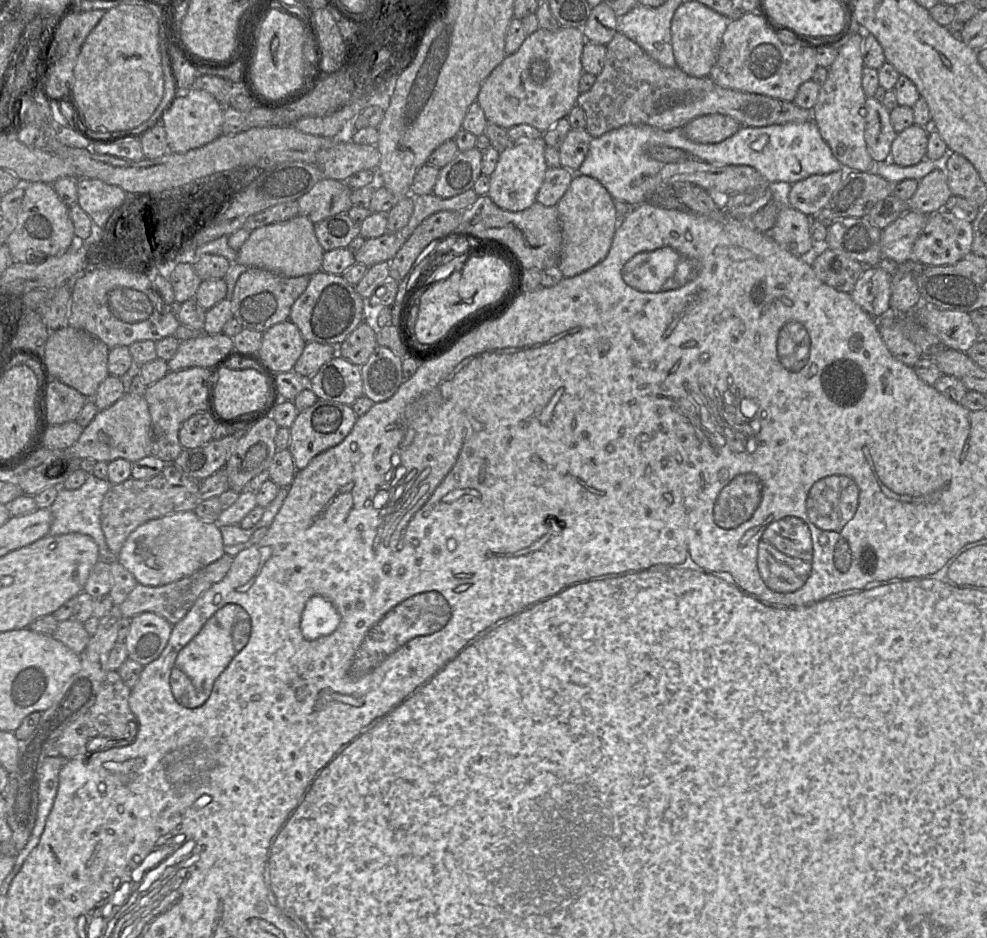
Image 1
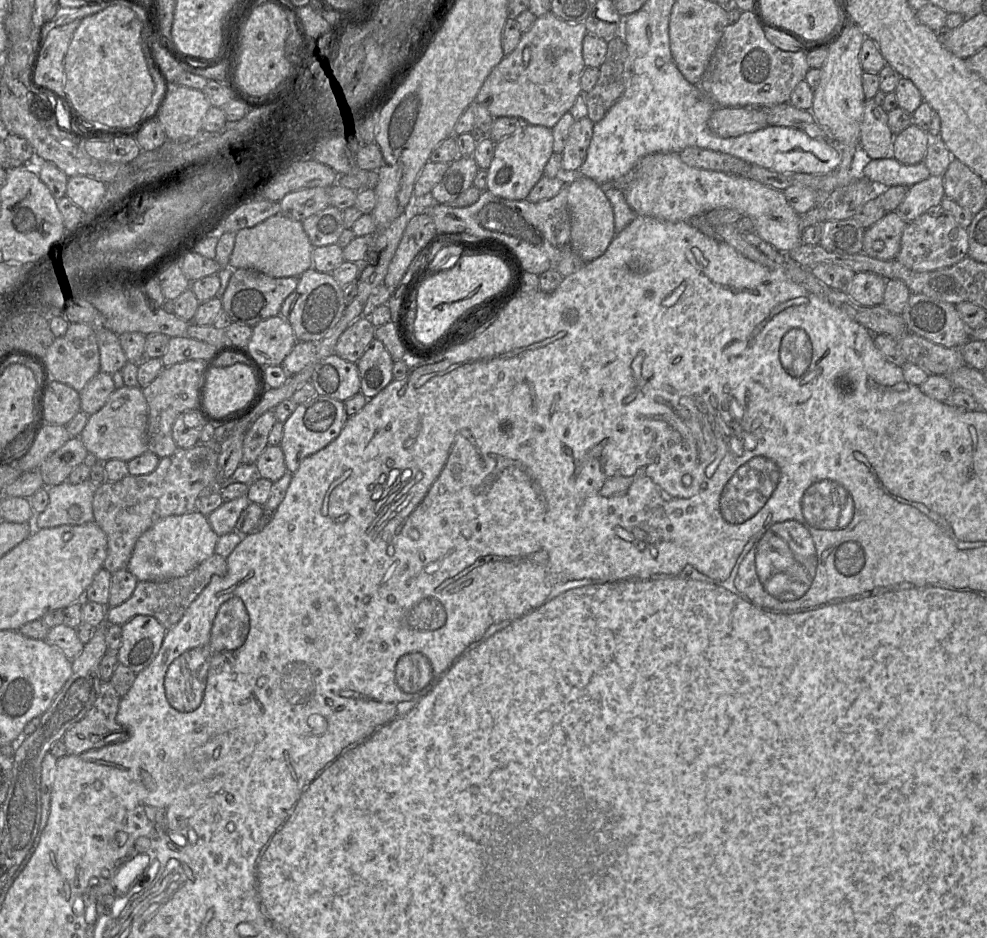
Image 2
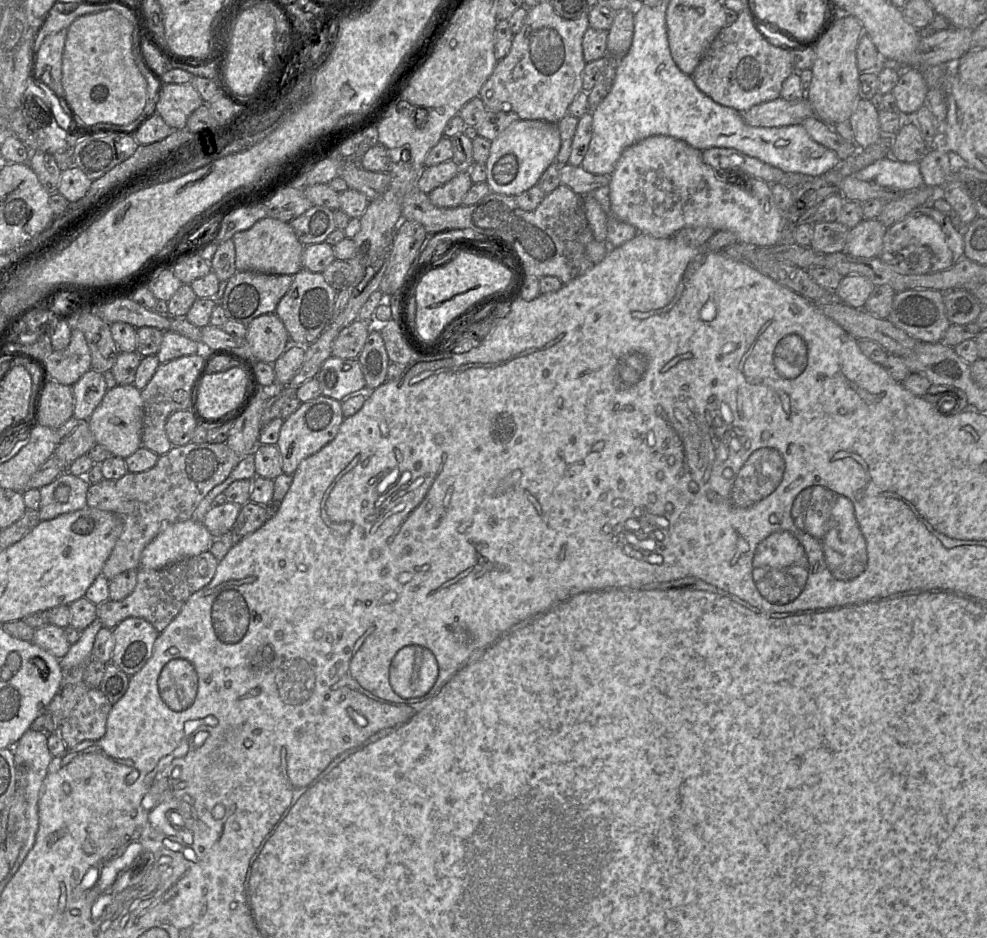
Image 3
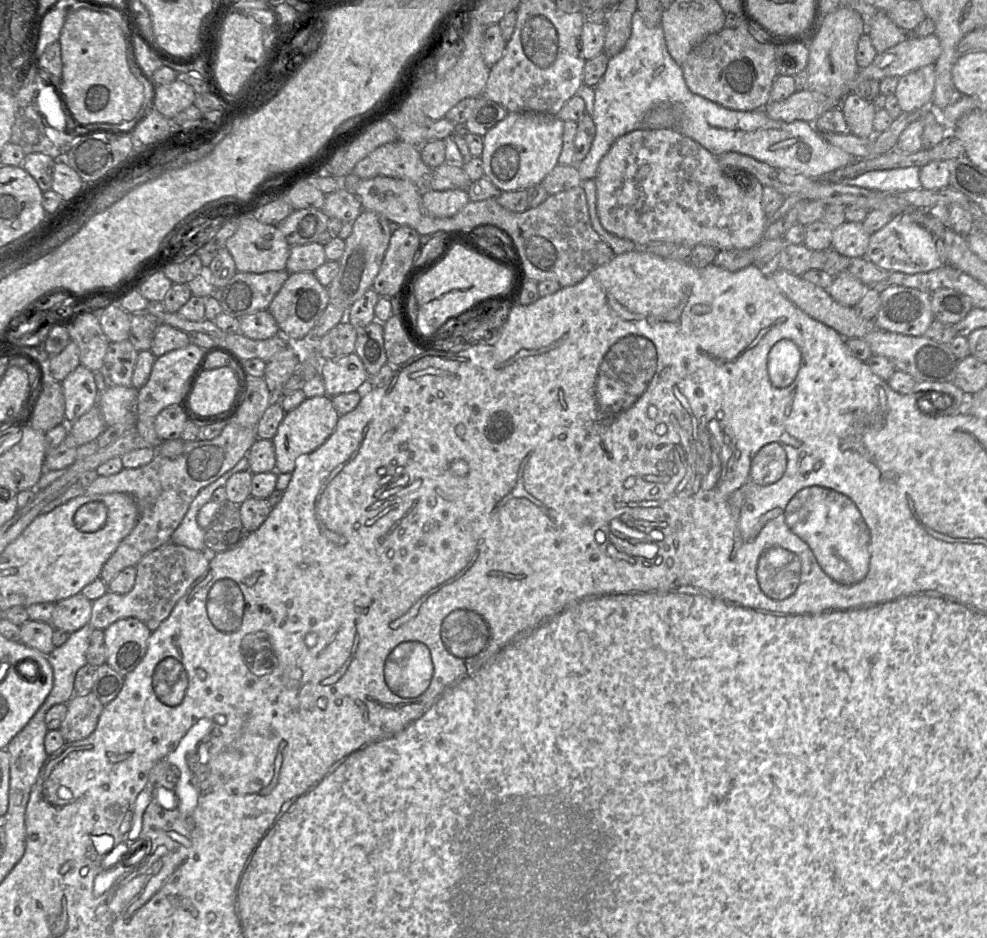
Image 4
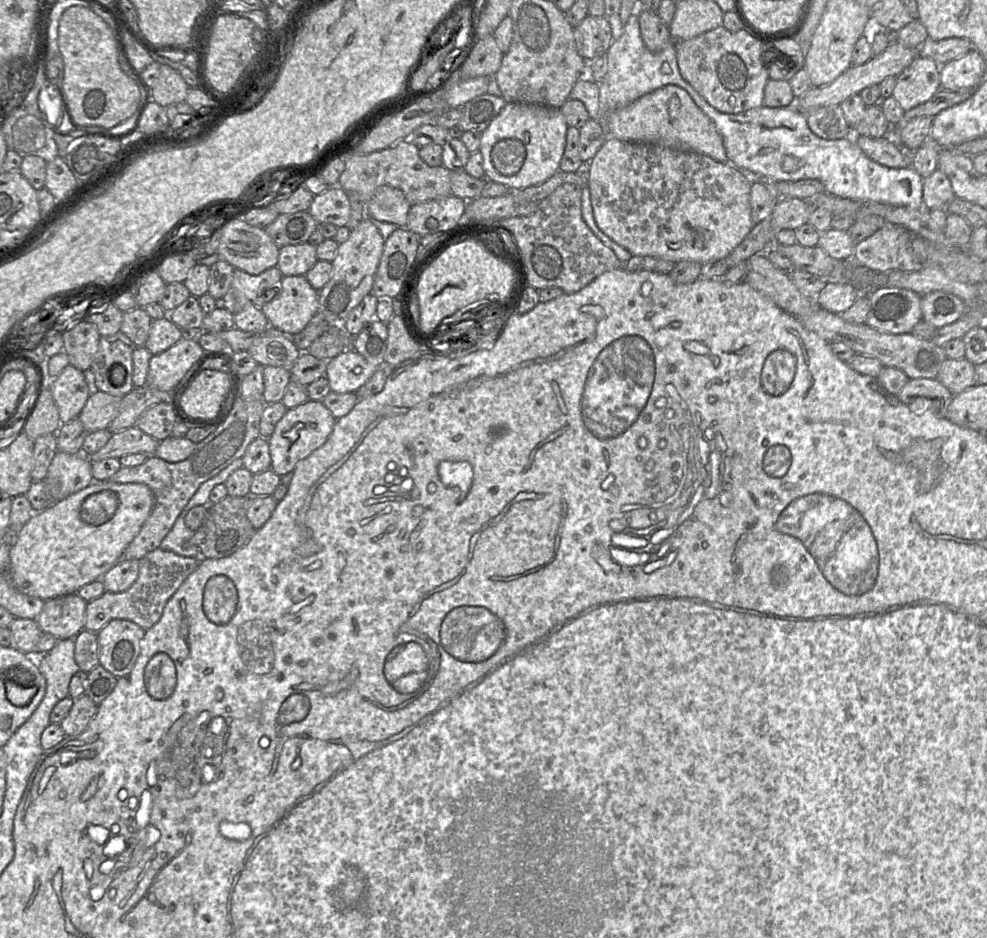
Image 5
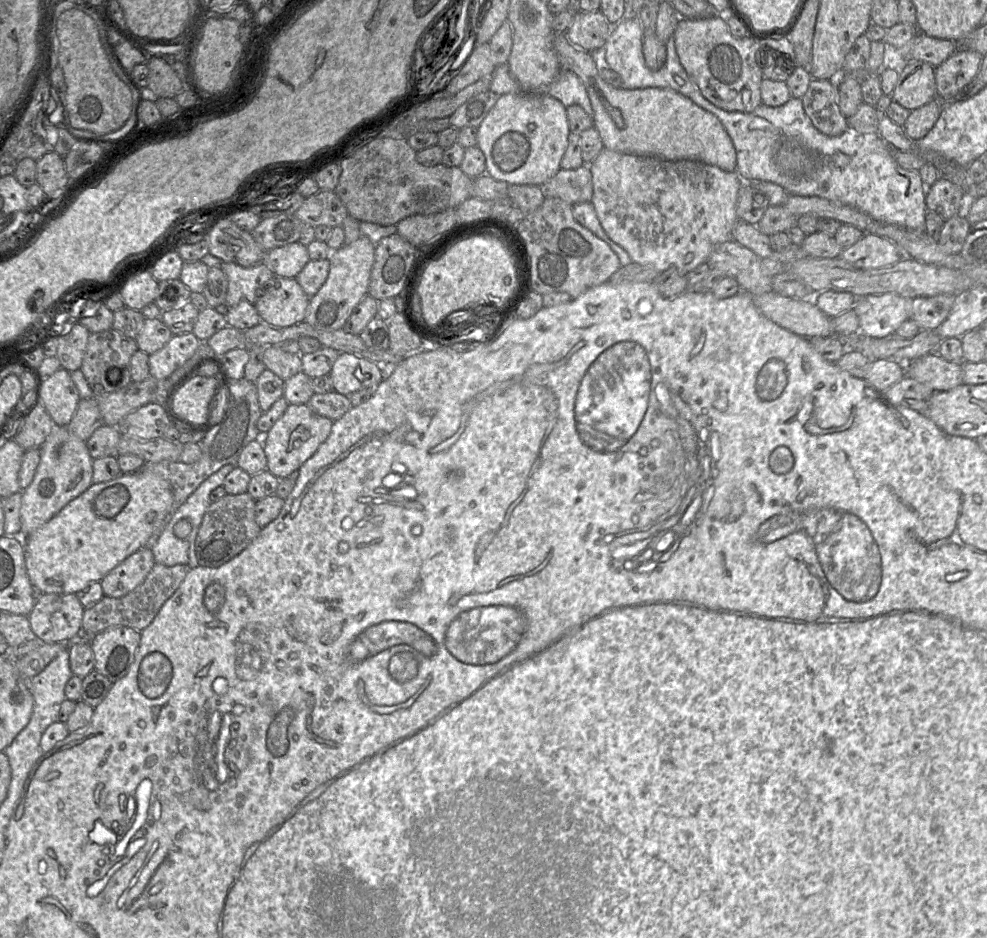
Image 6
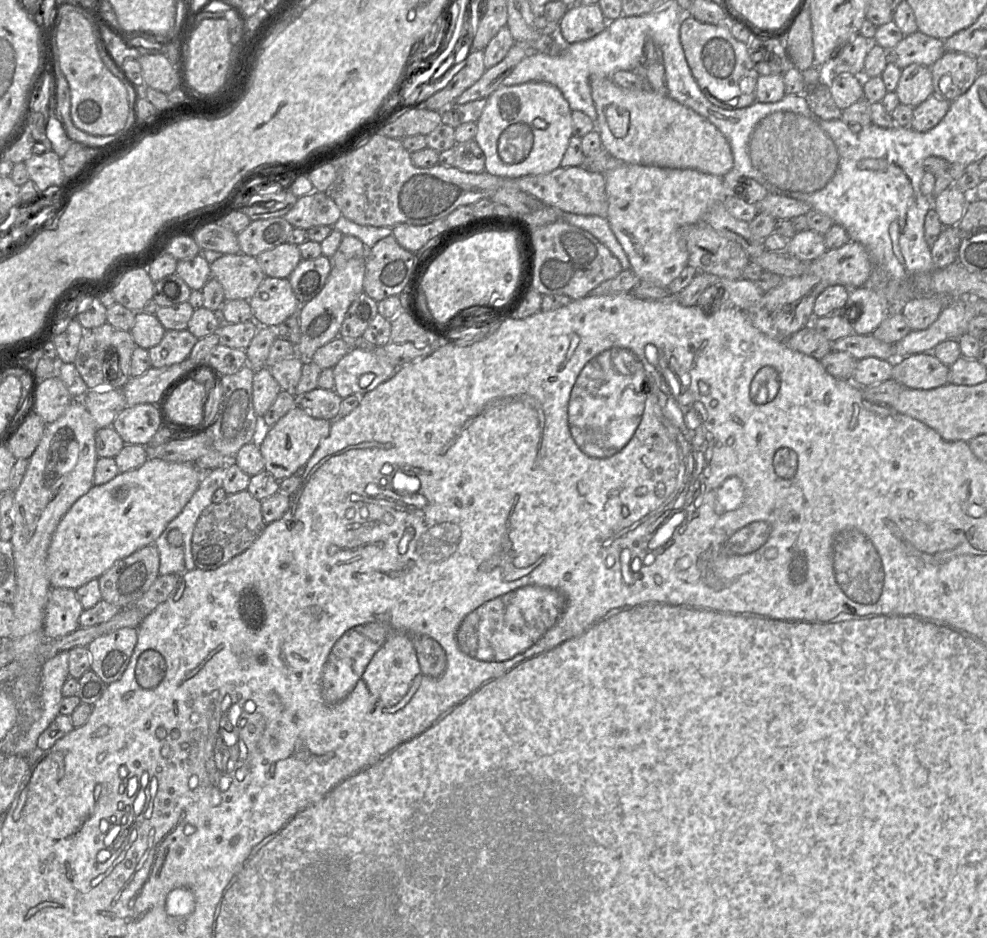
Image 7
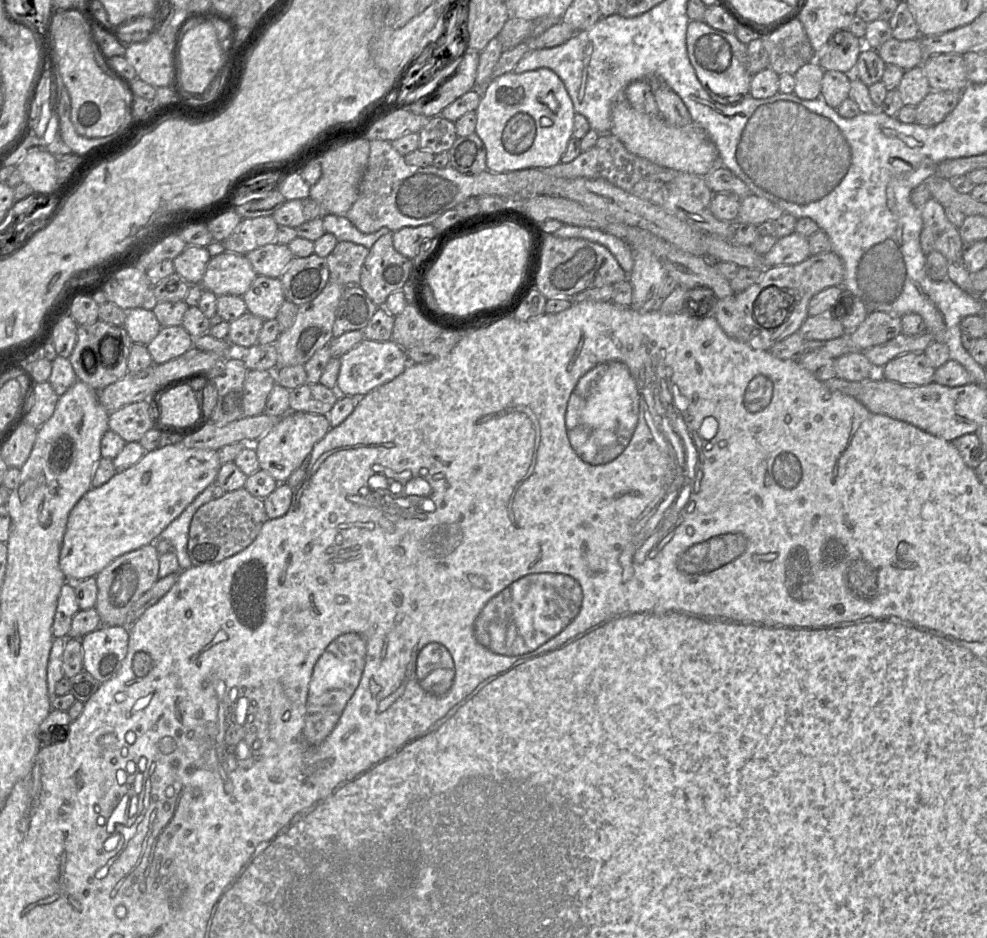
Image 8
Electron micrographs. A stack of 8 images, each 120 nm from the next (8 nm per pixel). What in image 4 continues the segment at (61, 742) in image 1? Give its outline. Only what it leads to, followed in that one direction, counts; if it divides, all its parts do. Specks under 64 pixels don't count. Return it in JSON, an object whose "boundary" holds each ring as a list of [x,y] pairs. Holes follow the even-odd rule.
{"boundary":[[[92,692],[74,694],[67,703],[67,712],[59,730],[65,742],[89,737],[96,729],[104,705]]]}

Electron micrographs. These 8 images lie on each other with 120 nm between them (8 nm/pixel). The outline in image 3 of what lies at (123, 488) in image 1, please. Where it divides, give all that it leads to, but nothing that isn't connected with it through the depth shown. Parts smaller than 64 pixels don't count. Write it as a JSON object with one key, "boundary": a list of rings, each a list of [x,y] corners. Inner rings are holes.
{"boundary":[[[189,442],[186,445],[173,446],[166,454],[160,455],[157,463],[147,471],[127,472],[118,480],[103,478],[97,484],[91,484],[87,492],[87,506],[114,513],[122,520],[122,532],[102,568],[102,574],[110,581],[125,571],[139,569],[141,554],[145,547],[158,536],[164,527],[191,519],[203,498],[215,486],[225,481],[243,458],[233,452],[226,442]]]}

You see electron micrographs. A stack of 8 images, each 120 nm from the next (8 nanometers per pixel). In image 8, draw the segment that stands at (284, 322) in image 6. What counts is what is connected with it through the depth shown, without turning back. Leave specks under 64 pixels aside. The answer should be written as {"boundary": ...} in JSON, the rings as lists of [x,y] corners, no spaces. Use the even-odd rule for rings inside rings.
{"boundary":[[[257,275],[242,295],[247,311],[263,320],[276,319],[286,300],[280,278]]]}

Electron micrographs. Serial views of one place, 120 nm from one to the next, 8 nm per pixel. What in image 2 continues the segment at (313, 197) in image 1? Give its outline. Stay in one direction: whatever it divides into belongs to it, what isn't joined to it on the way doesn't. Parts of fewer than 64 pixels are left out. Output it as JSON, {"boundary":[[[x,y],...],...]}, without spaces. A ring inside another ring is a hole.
{"boundary":[[[305,188],[287,194],[280,201],[280,214],[302,222],[329,206],[329,188]]]}

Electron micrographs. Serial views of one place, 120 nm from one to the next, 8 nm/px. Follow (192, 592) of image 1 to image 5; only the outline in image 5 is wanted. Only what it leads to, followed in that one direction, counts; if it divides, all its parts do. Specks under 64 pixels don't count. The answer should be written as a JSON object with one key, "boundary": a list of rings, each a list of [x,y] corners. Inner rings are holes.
{"boundary":[[[157,548],[139,560],[139,574],[132,586],[124,592],[114,593],[105,591],[100,597],[89,601],[86,607],[85,629],[98,633],[111,620],[130,620],[139,625],[144,630],[151,628],[162,616],[164,607],[184,580],[197,568],[199,559],[184,557],[171,551]]]}

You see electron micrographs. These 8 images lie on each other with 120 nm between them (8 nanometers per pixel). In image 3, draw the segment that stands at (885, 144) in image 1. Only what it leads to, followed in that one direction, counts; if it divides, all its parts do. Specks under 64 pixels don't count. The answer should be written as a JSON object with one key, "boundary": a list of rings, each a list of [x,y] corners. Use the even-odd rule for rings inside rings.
{"boundary":[[[870,100],[858,101],[849,123],[854,133],[854,143],[859,147],[866,148],[883,137],[878,112]]]}

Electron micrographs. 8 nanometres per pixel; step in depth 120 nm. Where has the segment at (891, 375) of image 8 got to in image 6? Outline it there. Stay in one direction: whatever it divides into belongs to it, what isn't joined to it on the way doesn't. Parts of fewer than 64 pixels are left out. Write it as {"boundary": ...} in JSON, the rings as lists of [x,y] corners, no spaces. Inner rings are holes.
{"boundary":[[[937,352],[906,363],[905,370],[908,376],[933,391],[948,391],[963,384],[962,363],[949,362]]]}

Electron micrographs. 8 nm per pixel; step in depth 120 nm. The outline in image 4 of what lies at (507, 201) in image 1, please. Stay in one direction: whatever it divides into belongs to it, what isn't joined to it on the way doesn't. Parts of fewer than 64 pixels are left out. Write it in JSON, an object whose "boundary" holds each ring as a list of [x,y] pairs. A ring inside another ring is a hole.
{"boundary":[[[509,112],[483,136],[484,176],[500,192],[527,190],[541,184],[558,165],[563,147],[564,122],[557,116],[534,112]]]}

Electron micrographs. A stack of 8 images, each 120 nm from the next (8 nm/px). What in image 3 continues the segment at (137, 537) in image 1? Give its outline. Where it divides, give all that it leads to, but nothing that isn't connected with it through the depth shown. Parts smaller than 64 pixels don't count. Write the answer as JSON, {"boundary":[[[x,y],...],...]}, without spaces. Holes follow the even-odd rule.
{"boundary":[[[192,519],[172,523],[143,550],[140,568],[162,569],[187,557],[209,551],[215,538],[202,522]]]}

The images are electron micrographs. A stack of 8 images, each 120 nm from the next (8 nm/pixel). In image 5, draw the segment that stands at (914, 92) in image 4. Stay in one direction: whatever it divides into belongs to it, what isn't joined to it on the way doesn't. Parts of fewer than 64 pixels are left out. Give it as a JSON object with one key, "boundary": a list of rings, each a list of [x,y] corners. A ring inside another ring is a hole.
{"boundary":[[[918,54],[897,77],[892,96],[904,111],[928,101],[940,88],[940,66]]]}

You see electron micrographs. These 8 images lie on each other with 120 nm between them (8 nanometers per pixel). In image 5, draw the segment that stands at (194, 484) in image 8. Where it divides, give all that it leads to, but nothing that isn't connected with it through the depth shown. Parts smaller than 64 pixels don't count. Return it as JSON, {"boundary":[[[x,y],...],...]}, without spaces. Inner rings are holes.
{"boundary":[[[93,481],[86,488],[52,503],[45,510],[34,512],[10,549],[13,585],[19,592],[44,601],[77,593],[84,585],[101,579],[120,560],[126,547],[138,535],[153,506],[153,492],[145,484]]]}

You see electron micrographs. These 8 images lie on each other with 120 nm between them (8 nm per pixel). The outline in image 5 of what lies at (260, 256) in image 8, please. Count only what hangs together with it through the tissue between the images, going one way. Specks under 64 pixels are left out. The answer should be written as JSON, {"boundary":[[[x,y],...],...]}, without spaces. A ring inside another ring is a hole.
{"boundary":[[[305,242],[281,247],[276,267],[283,276],[305,275],[317,261],[316,247]]]}

